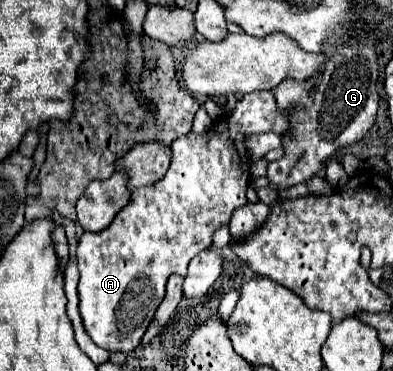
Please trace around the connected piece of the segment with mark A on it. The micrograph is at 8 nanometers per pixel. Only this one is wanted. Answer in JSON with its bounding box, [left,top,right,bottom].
[77,91,291,353]

